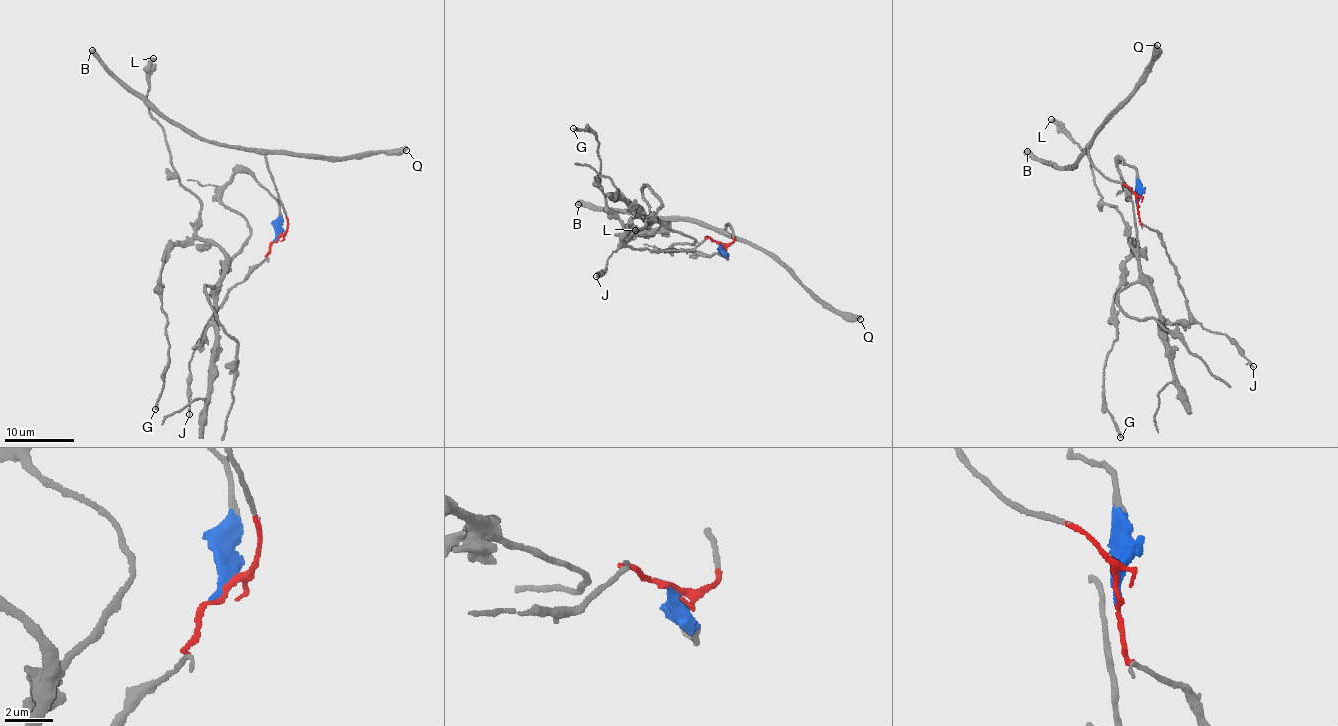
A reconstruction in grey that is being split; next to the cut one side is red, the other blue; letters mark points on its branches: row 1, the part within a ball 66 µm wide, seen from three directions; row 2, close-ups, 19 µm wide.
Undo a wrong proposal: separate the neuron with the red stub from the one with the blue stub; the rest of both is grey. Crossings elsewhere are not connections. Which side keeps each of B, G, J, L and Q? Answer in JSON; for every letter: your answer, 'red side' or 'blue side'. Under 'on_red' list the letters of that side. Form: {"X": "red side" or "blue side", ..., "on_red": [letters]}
{"B": "red side", "G": "blue side", "J": "red side", "L": "blue side", "Q": "red side", "on_red": ["B", "J", "Q"]}

